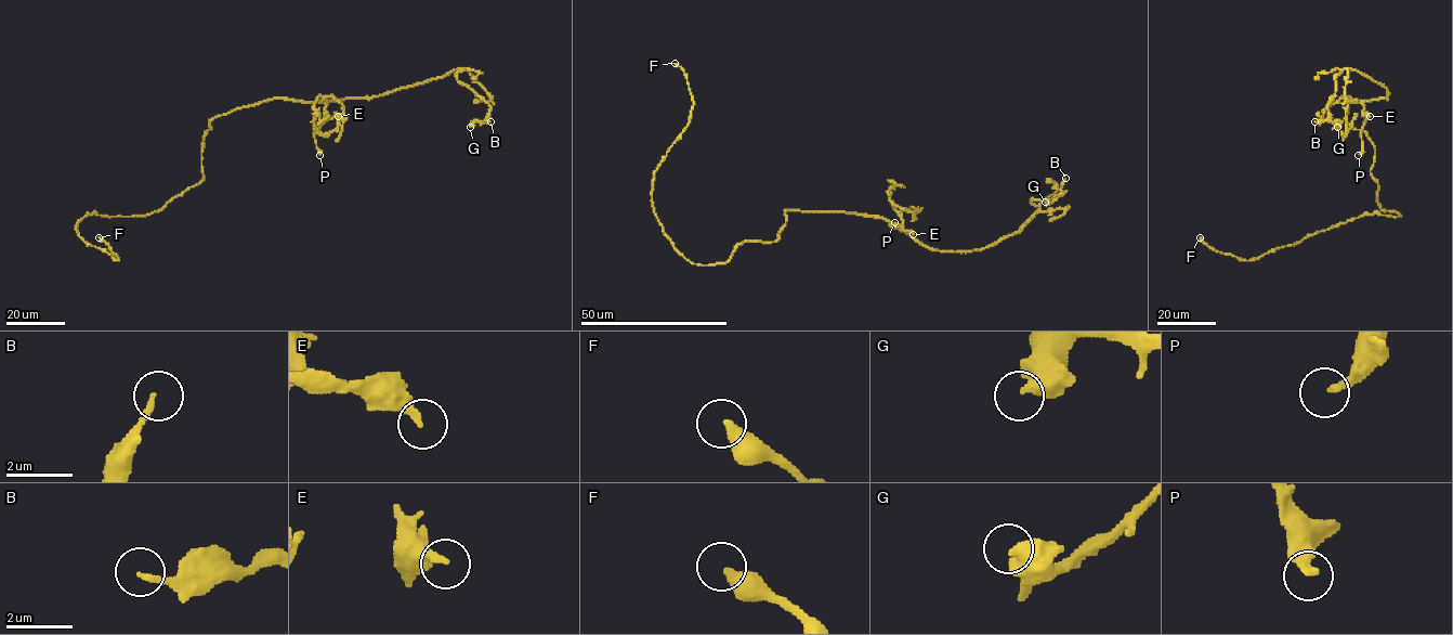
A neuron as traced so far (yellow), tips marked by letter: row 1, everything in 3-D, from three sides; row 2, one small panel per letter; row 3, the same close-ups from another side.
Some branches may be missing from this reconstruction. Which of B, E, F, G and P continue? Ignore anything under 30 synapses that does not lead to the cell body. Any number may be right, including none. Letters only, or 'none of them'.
none of them

